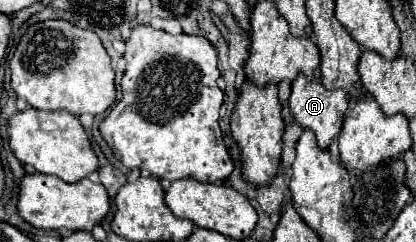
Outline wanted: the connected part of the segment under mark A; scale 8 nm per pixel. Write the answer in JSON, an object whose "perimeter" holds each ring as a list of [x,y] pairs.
{"perimeter":[[[298,76],[292,82],[292,96],[290,96],[290,110],[304,128],[314,130],[318,146],[328,148],[332,138],[340,132],[344,114],[350,106],[350,94],[346,90],[328,90],[324,84],[320,84],[320,78],[308,80],[308,76]]]}

